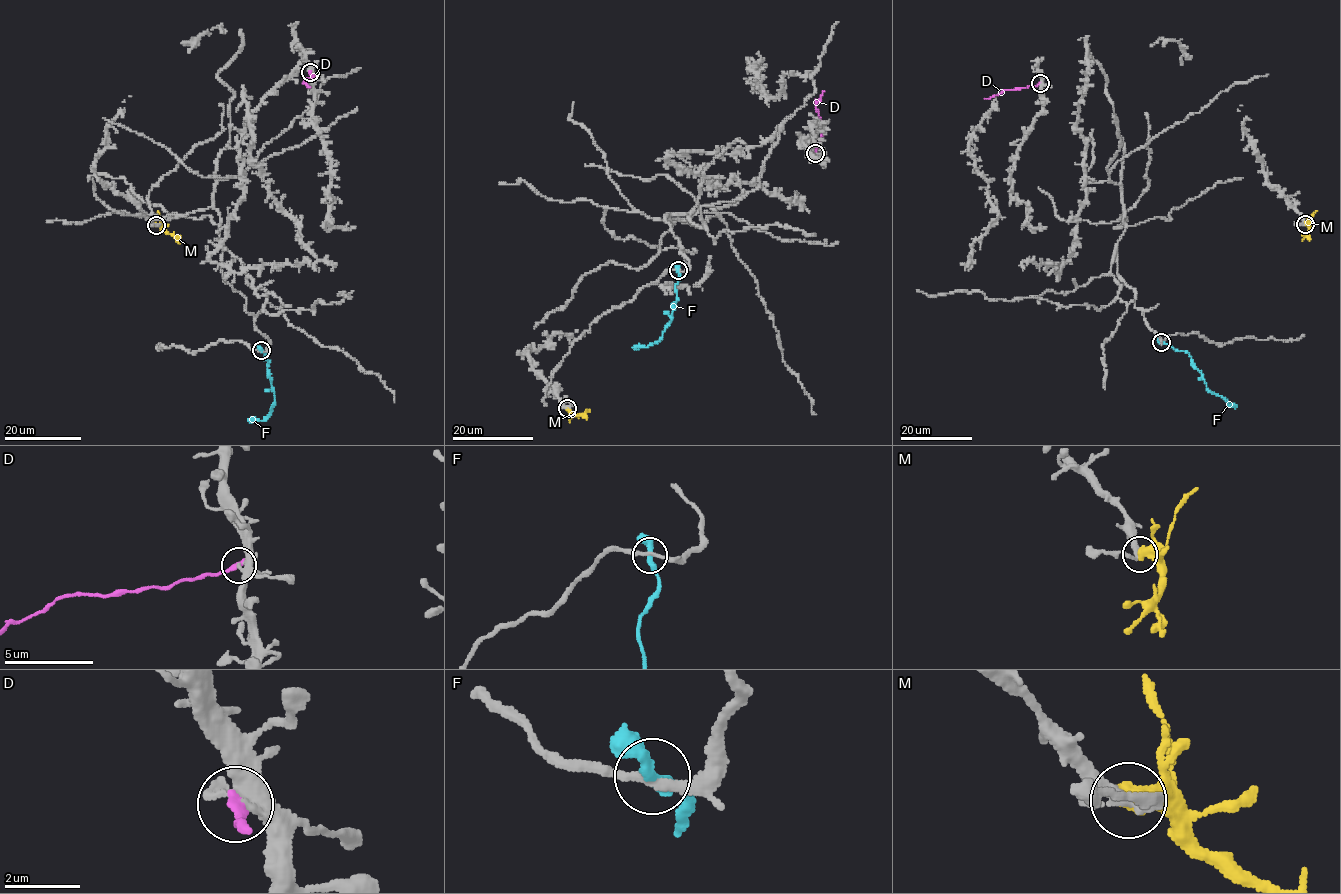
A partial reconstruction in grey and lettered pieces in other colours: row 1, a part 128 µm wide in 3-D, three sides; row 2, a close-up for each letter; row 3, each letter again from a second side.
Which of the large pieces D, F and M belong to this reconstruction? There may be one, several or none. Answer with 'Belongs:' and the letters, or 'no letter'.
Belongs: M

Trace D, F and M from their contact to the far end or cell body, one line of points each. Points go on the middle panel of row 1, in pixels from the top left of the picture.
D: (815, 153), (822, 133), (816, 103), (823, 91)
F: (678, 270), (675, 301), (661, 338), (649, 345), (633, 346)
M: (567, 408), (573, 414), (582, 415), (587, 409)

